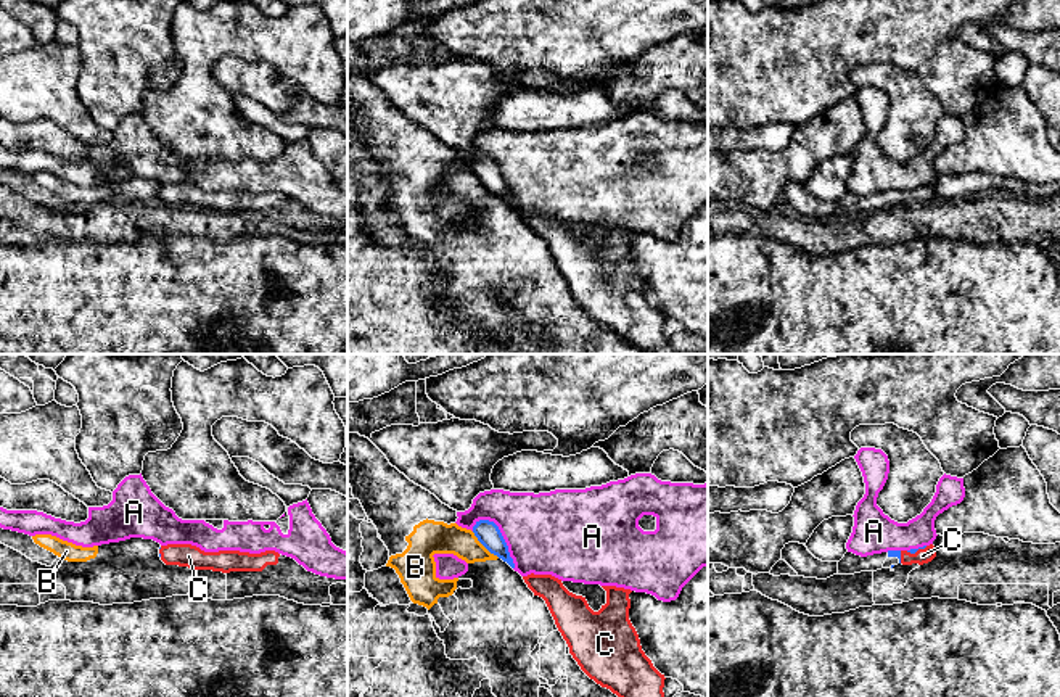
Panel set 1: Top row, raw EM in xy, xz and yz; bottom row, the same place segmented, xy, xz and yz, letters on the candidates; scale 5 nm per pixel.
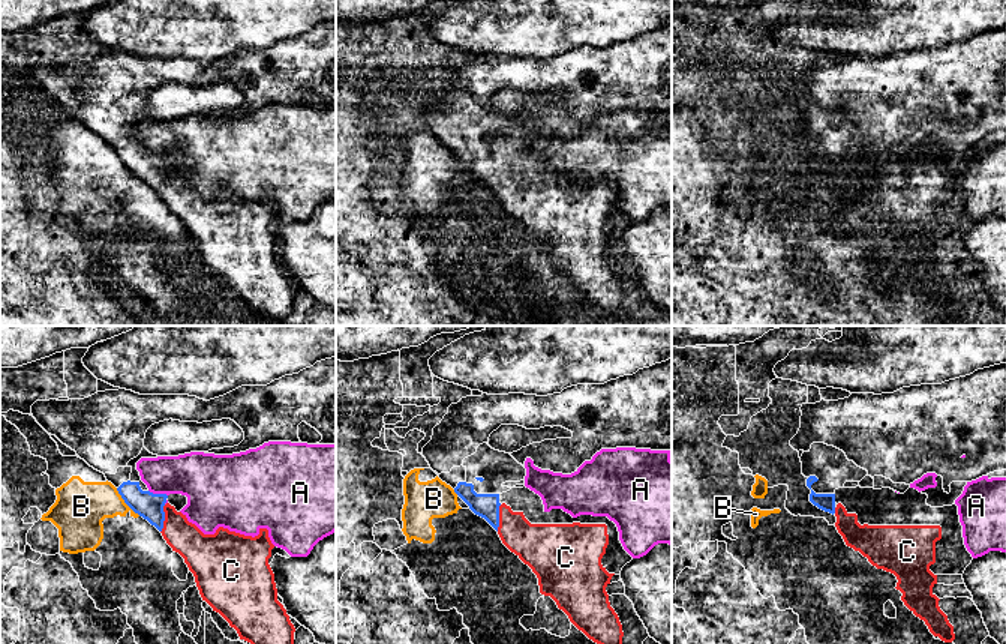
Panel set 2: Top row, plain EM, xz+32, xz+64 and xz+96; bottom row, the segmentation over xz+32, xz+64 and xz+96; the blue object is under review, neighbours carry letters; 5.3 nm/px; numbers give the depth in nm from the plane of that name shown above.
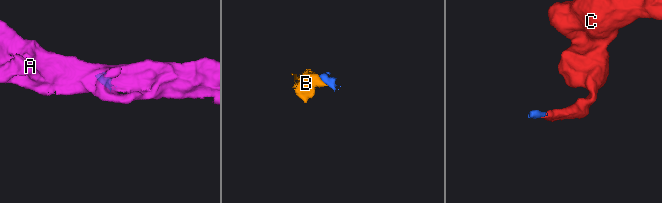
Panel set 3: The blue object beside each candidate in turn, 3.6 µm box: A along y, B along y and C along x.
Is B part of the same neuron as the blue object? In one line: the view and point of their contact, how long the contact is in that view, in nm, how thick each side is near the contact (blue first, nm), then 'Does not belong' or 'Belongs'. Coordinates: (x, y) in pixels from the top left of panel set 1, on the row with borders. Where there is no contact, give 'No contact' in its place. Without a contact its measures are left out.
Touches blue at xz (484, 546). Shared border 190 nm. Thickness 120 nm (blue) against 160 nm. Does not belong

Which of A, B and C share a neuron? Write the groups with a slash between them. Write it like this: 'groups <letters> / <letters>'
groups A / B / C

